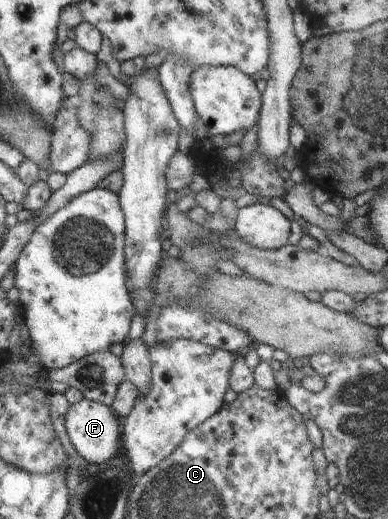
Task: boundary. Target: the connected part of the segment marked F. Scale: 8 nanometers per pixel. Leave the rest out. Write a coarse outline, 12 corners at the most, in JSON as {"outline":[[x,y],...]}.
{"outline":[[70,404],[69,438],[83,461],[119,454],[123,434],[111,407]]}

